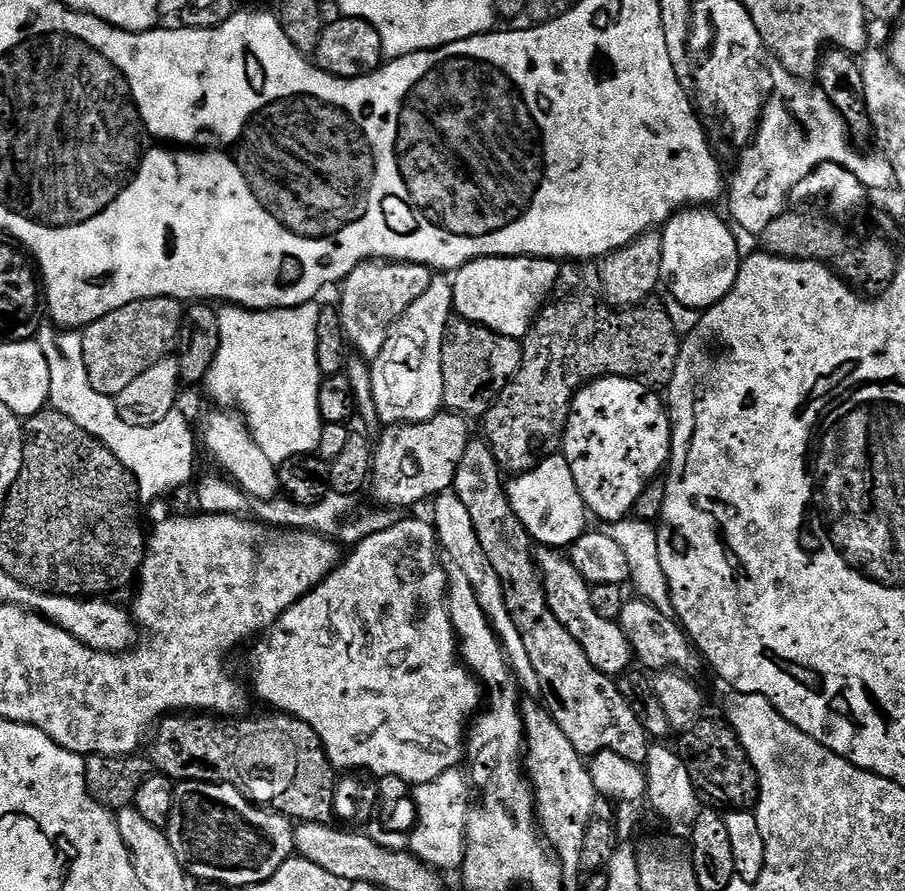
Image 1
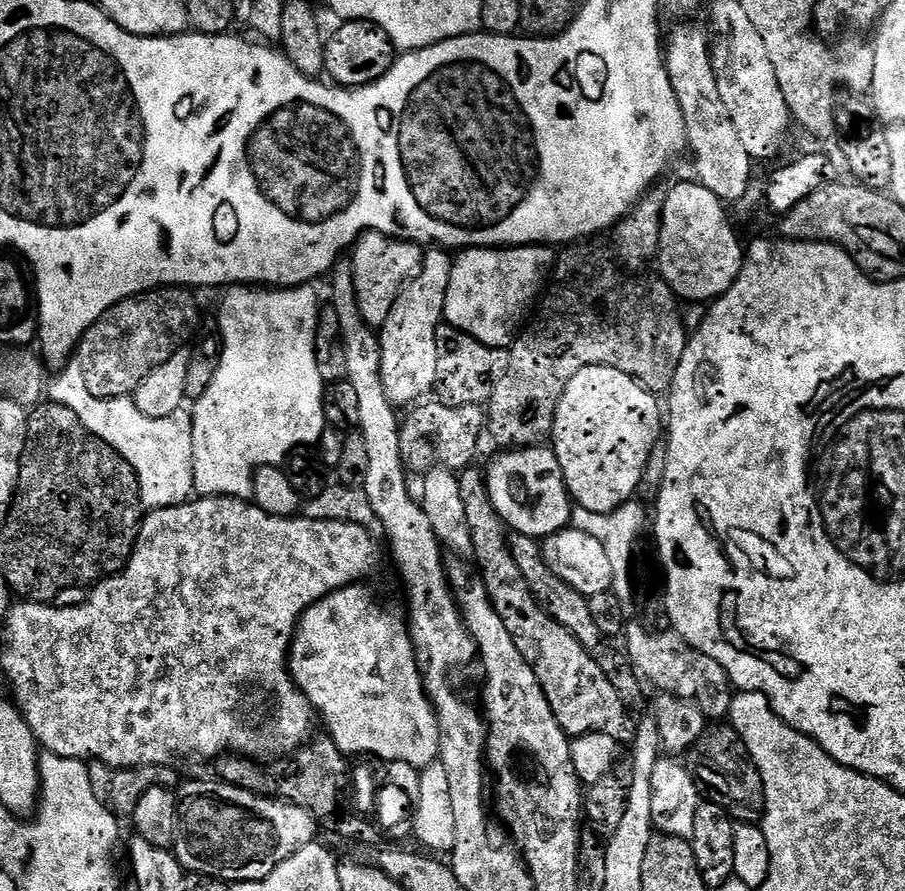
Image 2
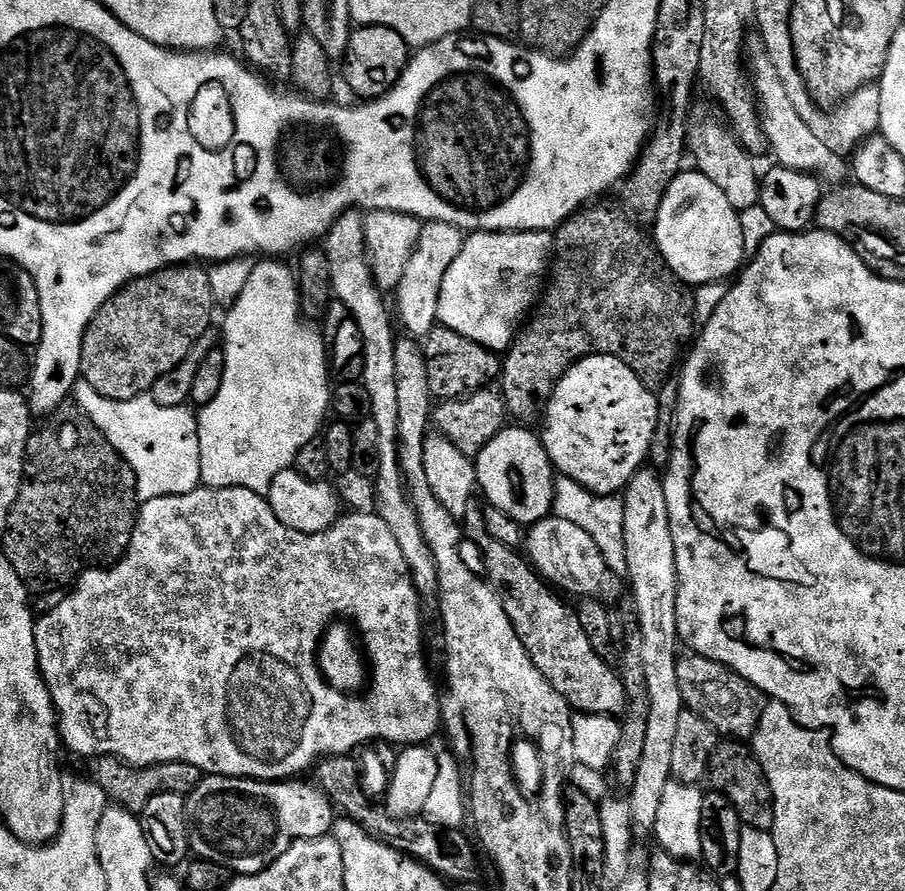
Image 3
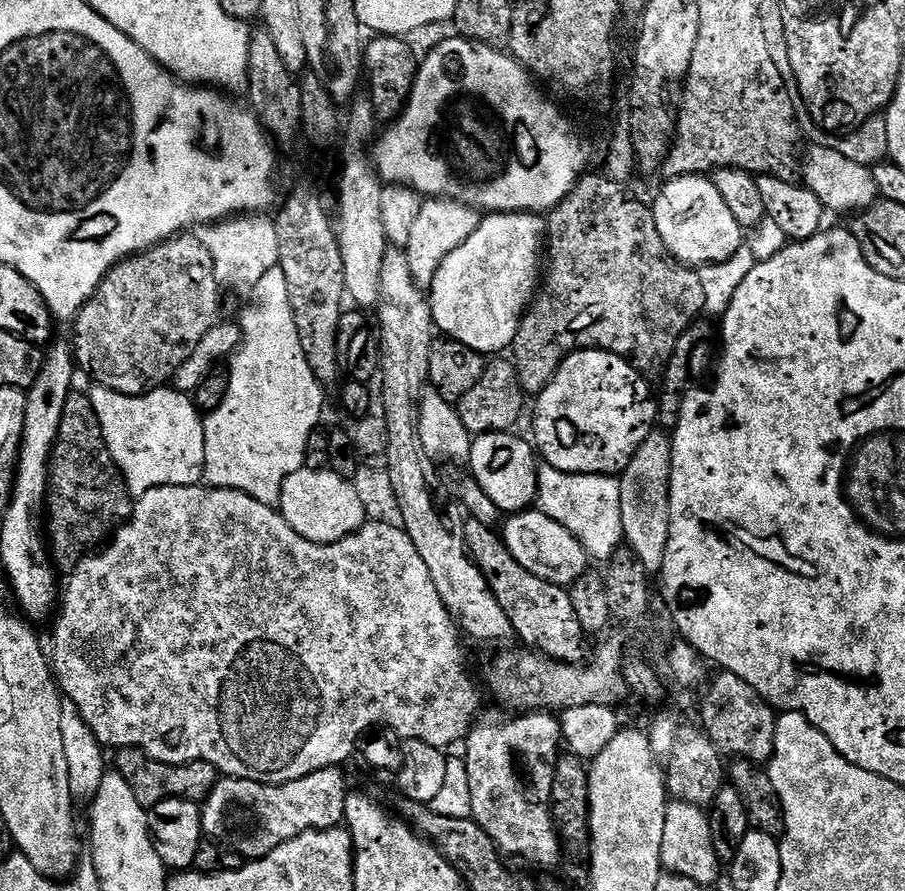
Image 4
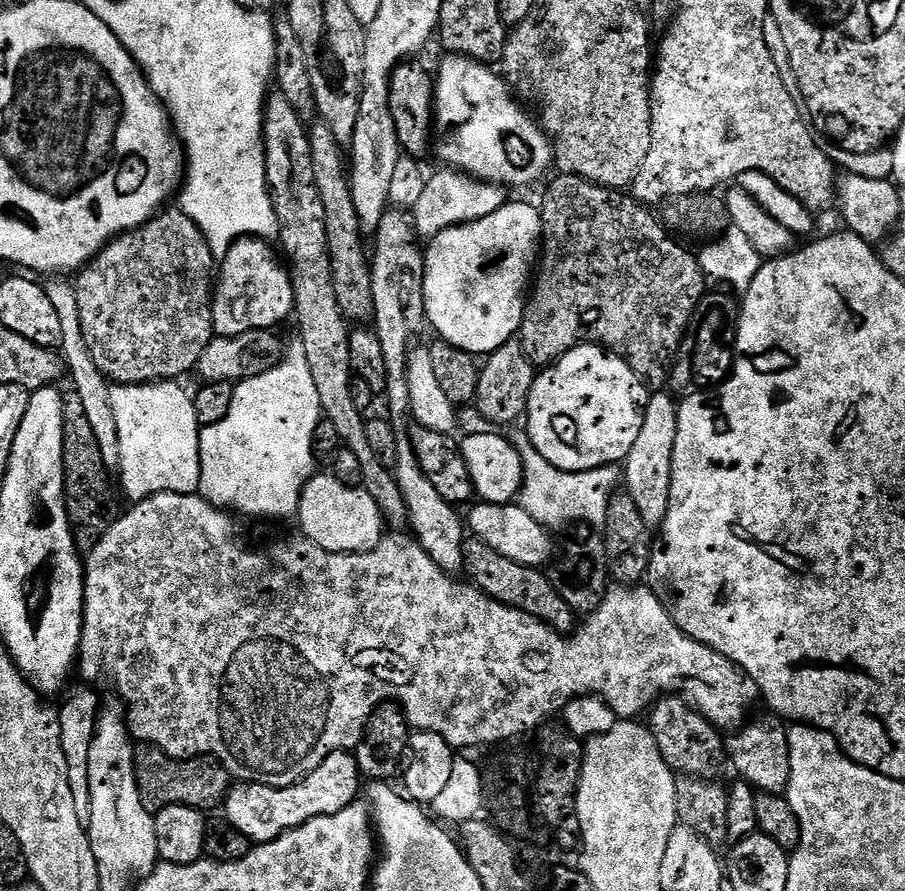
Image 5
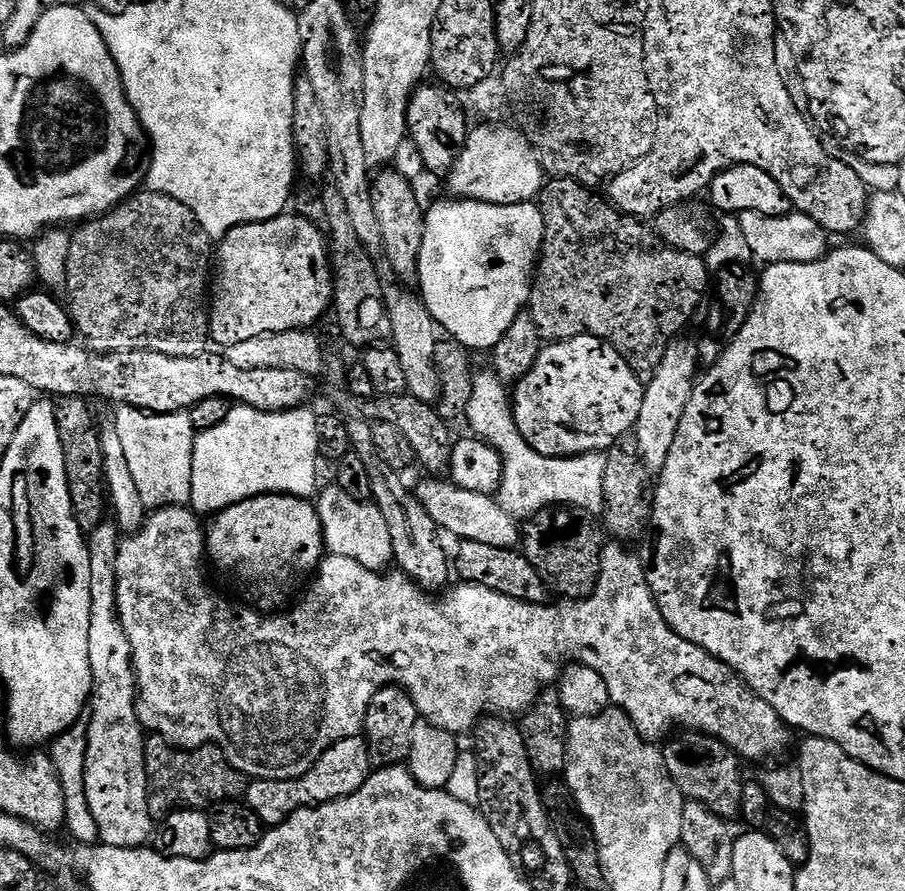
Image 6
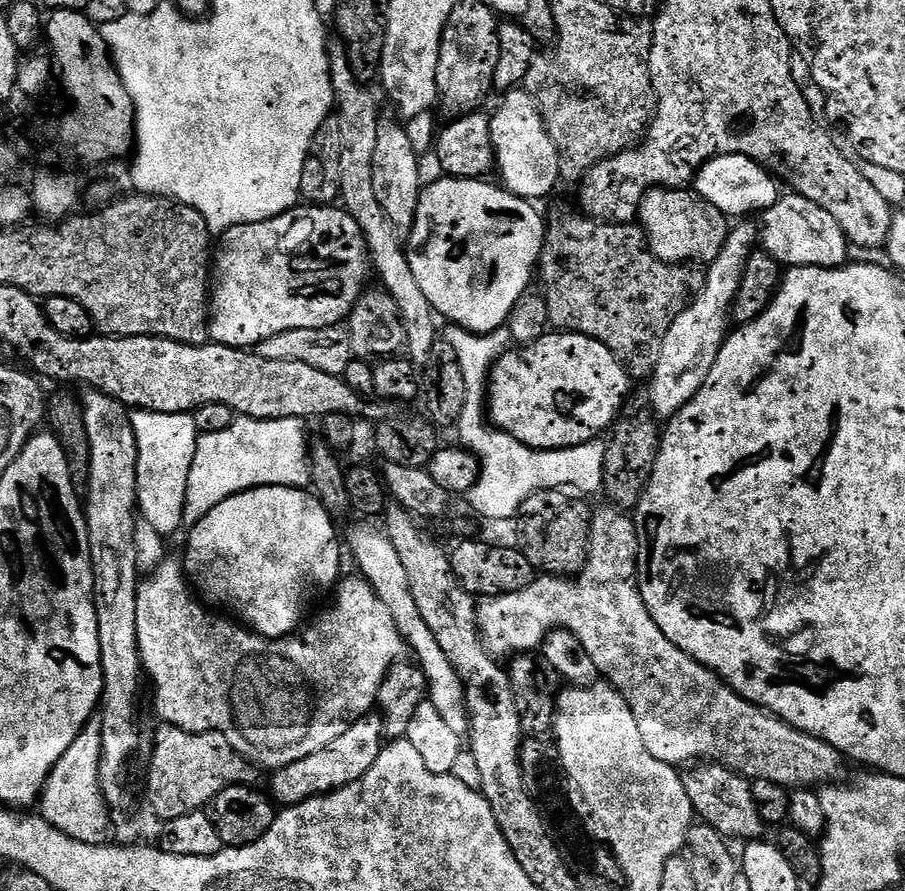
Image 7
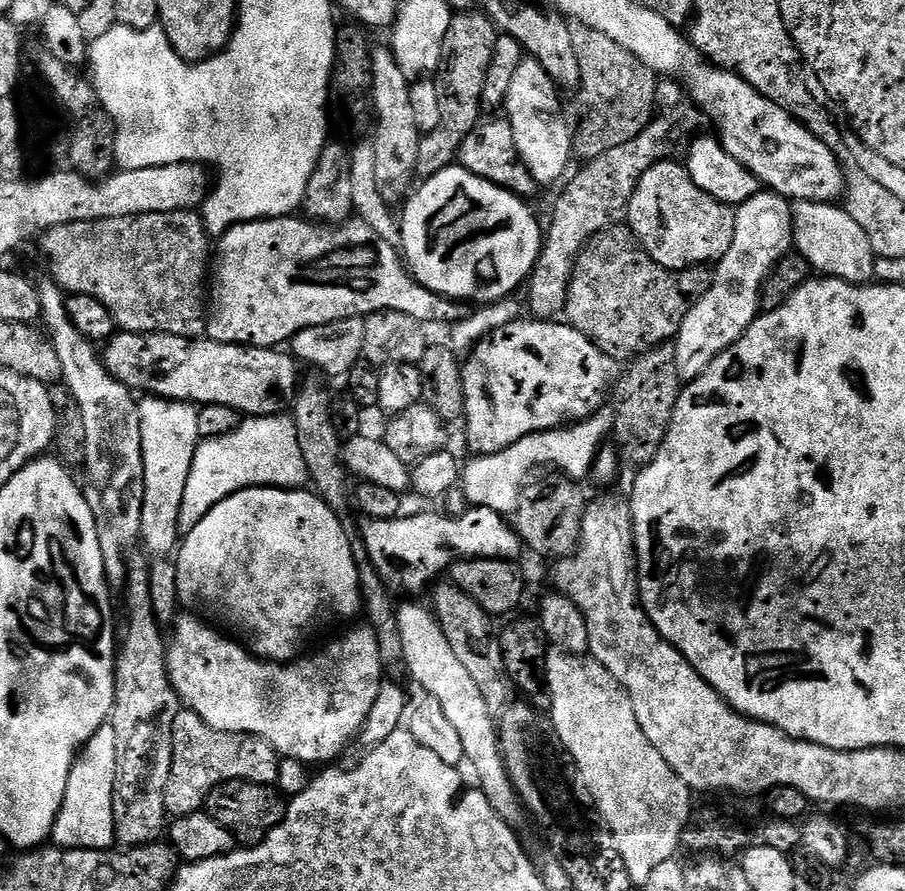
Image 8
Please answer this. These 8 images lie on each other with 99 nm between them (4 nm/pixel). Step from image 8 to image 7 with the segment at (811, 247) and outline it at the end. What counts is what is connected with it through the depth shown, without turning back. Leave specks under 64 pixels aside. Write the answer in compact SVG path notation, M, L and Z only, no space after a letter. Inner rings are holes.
M781 195L776 205L762 212L764 221L758 224L758 240L763 251L769 252L781 266L842 268L849 263L850 241L837 220L822 210L818 202L810 202L805 196L787 195Z

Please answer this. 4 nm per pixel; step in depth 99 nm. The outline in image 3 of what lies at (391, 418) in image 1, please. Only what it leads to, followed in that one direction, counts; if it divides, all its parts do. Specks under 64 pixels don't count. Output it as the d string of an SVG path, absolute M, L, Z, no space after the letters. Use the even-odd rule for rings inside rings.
M424 224L418 240L418 246L402 274L402 282L394 293L394 312L398 317L401 329L405 328L412 338L424 338L438 324L438 298L442 290L442 278L446 278L446 270L454 266L454 258L462 254L466 236L459 228L449 224ZM400 315L400 316L399 316ZM401 324L401 325L400 325Z

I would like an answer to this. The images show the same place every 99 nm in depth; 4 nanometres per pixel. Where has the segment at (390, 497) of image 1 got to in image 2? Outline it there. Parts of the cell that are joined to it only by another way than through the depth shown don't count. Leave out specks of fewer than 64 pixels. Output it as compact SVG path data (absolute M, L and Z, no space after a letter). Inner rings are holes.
M443 402L421 403L413 407L400 425L400 449L409 473L427 474L433 468L463 470L473 463L480 448L480 435L486 432L486 412L479 404L450 406Z

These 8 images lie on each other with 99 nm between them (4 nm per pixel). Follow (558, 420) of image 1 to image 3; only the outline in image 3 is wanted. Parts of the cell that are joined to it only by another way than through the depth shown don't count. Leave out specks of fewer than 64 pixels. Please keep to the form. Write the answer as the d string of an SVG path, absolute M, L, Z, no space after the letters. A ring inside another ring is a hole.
M604 202L589 203L555 229L554 259L550 264L552 281L549 284L547 281L546 291L534 315L523 325L522 331L503 357L498 384L509 417L521 425L535 425L535 420L537 423L543 417L548 410L552 391L564 373L587 356L618 358L630 366L630 370L634 370L634 374L647 388L659 390L674 376L672 367L676 359L677 364L681 359L680 347L684 343L687 345L697 331L693 297L688 292L684 293L685 285L668 268L653 237L635 220L631 220L623 207L611 208L608 204L600 203Z

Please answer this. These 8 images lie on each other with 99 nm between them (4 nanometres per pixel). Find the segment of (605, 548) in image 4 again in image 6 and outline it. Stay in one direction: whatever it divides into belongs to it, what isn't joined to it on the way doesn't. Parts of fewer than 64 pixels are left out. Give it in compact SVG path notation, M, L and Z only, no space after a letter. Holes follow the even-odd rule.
M477 371L472 381L476 396L470 394L466 421L472 427L471 435L485 440L498 450L504 473L498 499L502 510L517 522L527 522L544 509L553 506L584 508L593 514L603 513L604 491L602 478L606 478L607 455L603 452L587 452L581 456L543 456L525 444L512 417L512 401L509 389L496 377L495 371Z

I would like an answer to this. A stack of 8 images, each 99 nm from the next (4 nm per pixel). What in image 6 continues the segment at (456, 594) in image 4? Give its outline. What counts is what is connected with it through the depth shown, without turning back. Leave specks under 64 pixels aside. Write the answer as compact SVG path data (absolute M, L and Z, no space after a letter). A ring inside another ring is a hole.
M384 170L372 182L374 214L378 214L378 223L382 226L384 259L401 281L415 281L419 273L422 238L424 237L425 209L420 209L420 200L416 197L413 181L406 179L395 170Z

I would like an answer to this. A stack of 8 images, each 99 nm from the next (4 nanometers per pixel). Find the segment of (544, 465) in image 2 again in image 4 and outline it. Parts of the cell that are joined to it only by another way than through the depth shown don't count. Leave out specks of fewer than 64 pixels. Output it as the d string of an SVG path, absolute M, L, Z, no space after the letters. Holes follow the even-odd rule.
M487 432L484 436L473 439L472 453L467 461L472 467L470 474L478 482L478 486L482 486L482 490L490 494L490 502L494 502L501 513L523 512L536 504L538 456L533 445L529 441L528 444L519 440L512 432Z

